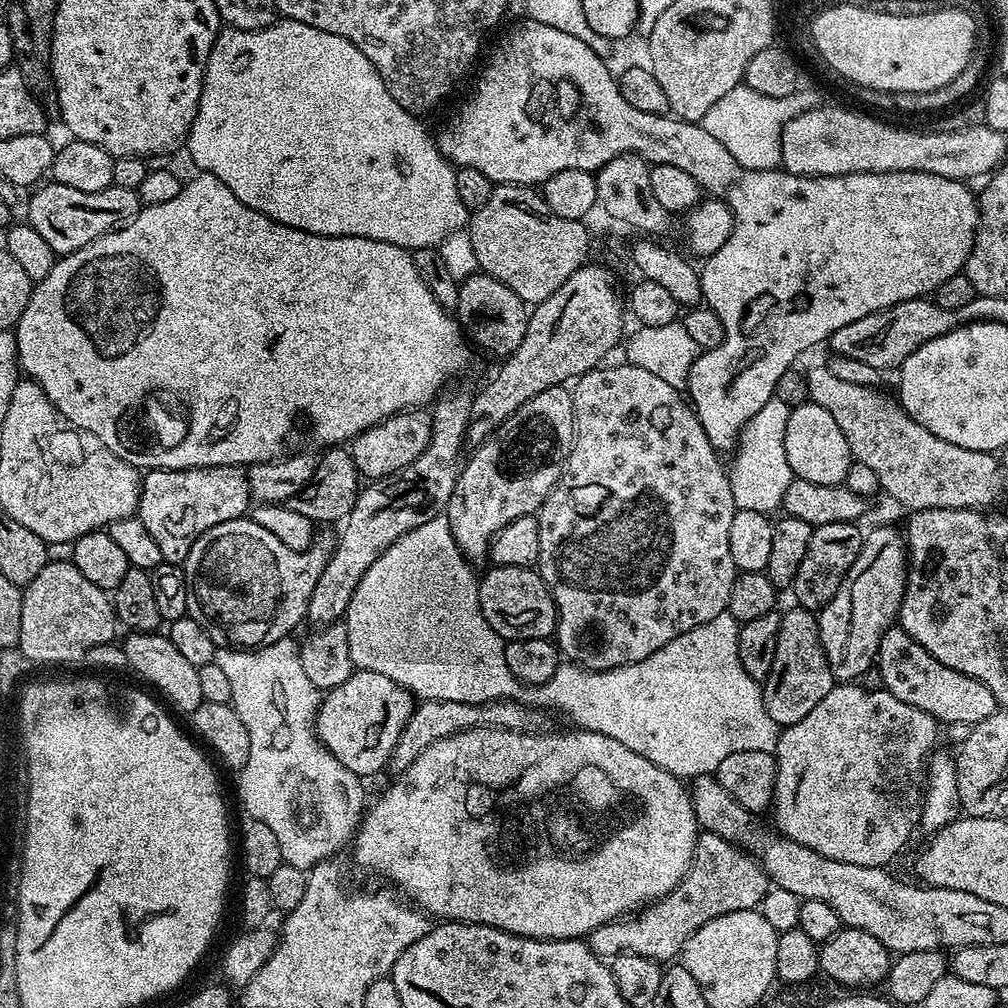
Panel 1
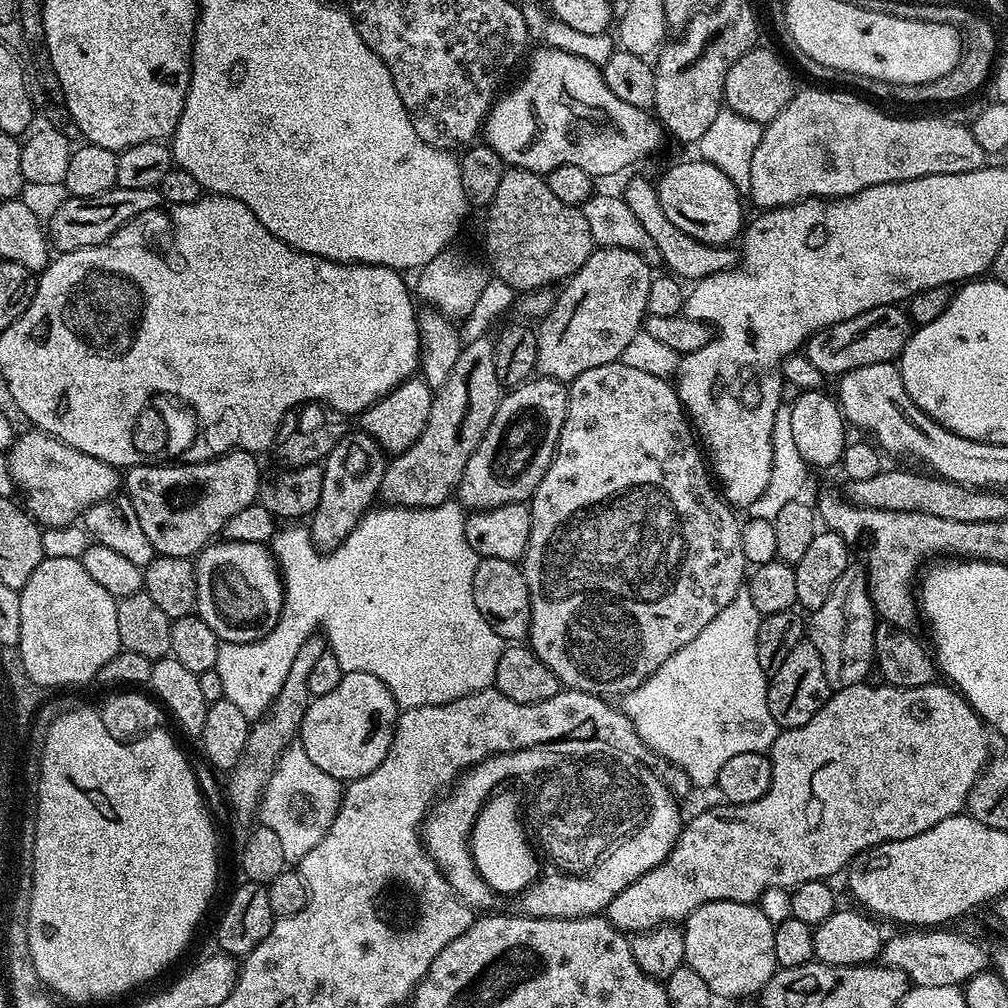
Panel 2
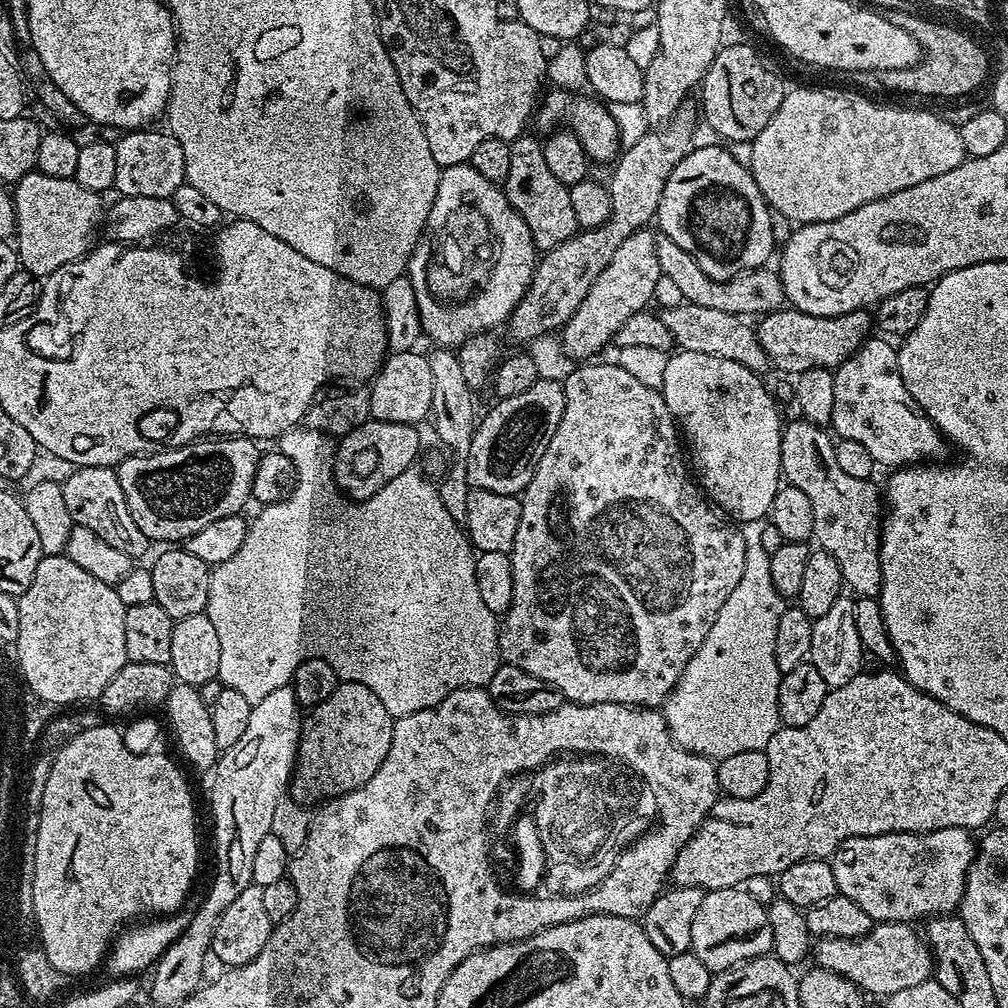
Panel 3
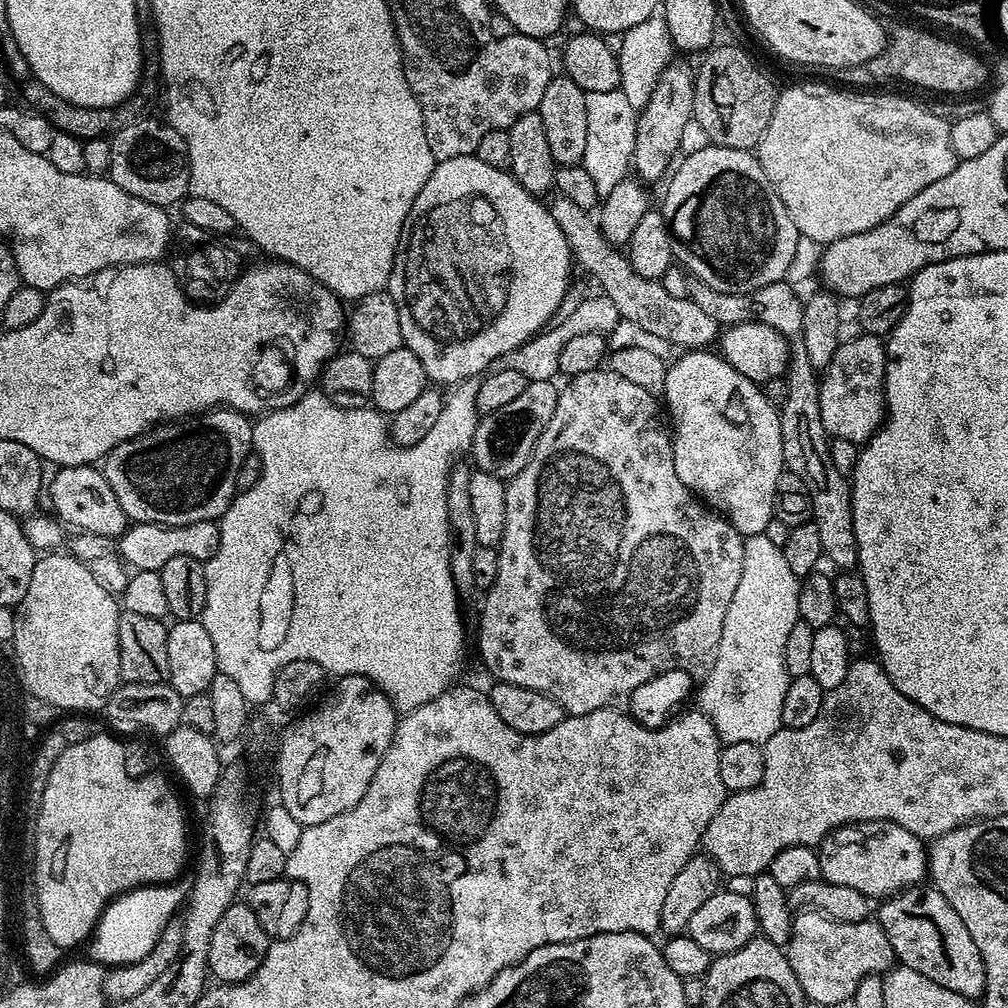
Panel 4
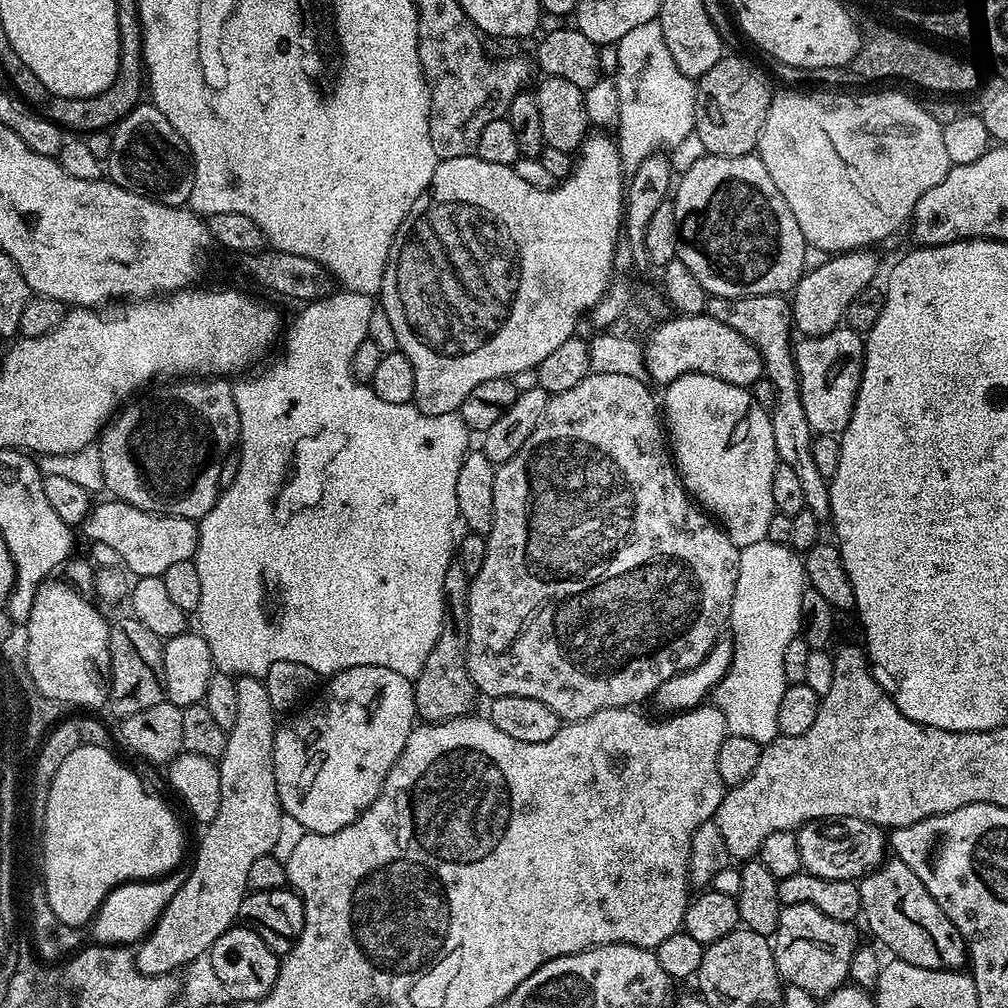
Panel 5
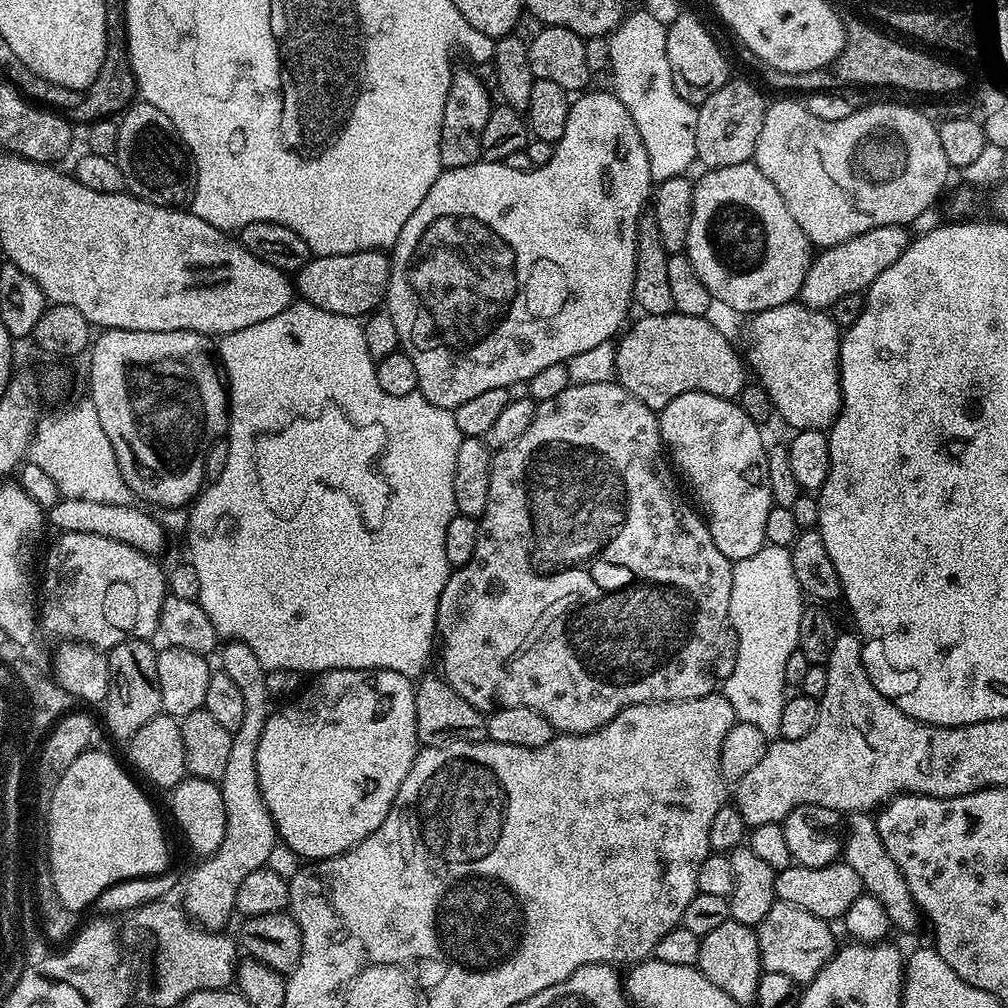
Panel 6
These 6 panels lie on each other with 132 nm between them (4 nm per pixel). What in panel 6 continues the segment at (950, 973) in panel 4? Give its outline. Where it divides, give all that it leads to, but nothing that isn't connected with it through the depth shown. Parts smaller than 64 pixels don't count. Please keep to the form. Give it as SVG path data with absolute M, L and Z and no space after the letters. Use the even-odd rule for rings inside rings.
M850 812L847 813L848 833L842 836L842 860L858 873L858 878L863 891L867 895L878 898L882 906L886 906L886 914L890 918L893 929L901 928L904 932L912 932L916 923L921 923L922 917L917 908L914 898L910 894L910 886L906 886L906 878L902 870L886 854L886 846L882 846L882 838L878 838L876 829L876 818L872 812Z

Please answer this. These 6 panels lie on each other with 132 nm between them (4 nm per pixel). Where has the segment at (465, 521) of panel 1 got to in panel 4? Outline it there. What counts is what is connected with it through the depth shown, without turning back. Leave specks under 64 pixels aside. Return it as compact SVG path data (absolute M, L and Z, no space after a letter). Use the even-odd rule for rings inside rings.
M551 380L528 383L526 390L502 410L481 415L472 439L470 455L476 459L475 467L486 474L494 474L502 481L509 481L526 466L542 430L554 418L554 406L560 397L560 388Z

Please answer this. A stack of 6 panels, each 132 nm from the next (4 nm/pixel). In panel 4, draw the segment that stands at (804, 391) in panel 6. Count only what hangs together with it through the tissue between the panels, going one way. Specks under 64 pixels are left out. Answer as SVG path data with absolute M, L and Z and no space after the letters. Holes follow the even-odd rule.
M856 334L853 340L840 343L819 377L822 426L829 437L846 438L846 442L863 446L882 427L886 419L884 367L887 361L886 344L879 336Z

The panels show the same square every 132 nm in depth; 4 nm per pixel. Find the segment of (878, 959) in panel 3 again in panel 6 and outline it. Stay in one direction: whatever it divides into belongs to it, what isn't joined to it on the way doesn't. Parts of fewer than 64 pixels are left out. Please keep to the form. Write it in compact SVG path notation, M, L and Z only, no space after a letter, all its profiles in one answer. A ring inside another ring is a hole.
M777 900L774 906L770 906L770 914L756 928L758 938L758 950L760 951L760 962L765 972L774 974L787 974L794 978L796 983L806 986L816 975L822 966L834 955L838 947L836 936L832 933L833 925L822 918L814 918L814 914L806 914L806 910L798 910L798 906L790 906L790 902Z

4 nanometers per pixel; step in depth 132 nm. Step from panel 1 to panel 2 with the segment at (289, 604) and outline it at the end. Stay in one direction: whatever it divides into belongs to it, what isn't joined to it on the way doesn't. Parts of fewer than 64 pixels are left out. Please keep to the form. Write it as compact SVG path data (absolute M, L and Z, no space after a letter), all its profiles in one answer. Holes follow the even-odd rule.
M350 430L341 438L338 446L330 450L330 454L322 461L322 467L322 498L310 517L310 531L317 548L331 550L337 548L341 540L356 529L365 512L373 507L379 497L386 453L370 434ZM221 539L219 542L213 542L195 557L196 565L196 606L195 615L202 618L202 622L206 622L206 626L210 626L210 630L214 630L214 634L225 644L249 644L252 640L259 640L270 630L274 630L274 626L278 622L278 618L282 614L282 606L284 605L284 581L280 578L280 570L276 562L275 556L272 554L271 547L268 544L259 544L258 542L234 542L233 540Z

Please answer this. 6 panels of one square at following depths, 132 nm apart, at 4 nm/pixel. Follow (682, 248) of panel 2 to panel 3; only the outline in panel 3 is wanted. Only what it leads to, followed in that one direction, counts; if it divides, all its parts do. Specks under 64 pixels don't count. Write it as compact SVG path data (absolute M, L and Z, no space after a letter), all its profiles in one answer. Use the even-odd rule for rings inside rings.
M657 235L656 245L660 274L673 279L680 287L682 298L687 303L737 314L749 314L748 312L767 314L785 307L784 287L780 281L779 271L775 267L755 268L729 280L715 280L710 278L710 274L706 274L706 270L702 270L702 266L698 266L694 257L686 254L686 250L682 250L682 246L678 246L678 242L674 242L670 237Z

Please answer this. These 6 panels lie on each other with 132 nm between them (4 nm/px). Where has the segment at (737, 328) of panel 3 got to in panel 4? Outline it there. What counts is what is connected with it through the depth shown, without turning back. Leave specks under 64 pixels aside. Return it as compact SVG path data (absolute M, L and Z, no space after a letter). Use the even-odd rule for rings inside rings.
M557 195L555 199L556 201L551 201L550 211L554 222L558 222L558 230L562 230L562 234L568 236L568 245L572 251L573 261L579 267L581 264L600 283L599 291L614 302L621 321L627 322L629 320L634 327L641 328L646 335L653 336L656 340L665 340L668 344L677 344L680 350L704 350L717 343L722 328L721 325L714 322L714 318L710 318L710 314L705 314L690 298L674 298L674 294L669 294L660 280L642 278L642 274L638 274L634 270L631 259L625 253L623 256L620 253L623 251L619 247L613 246L604 237L604 233L600 231L599 223L593 219L589 212L582 210L582 206L570 202L570 198L565 196Z

